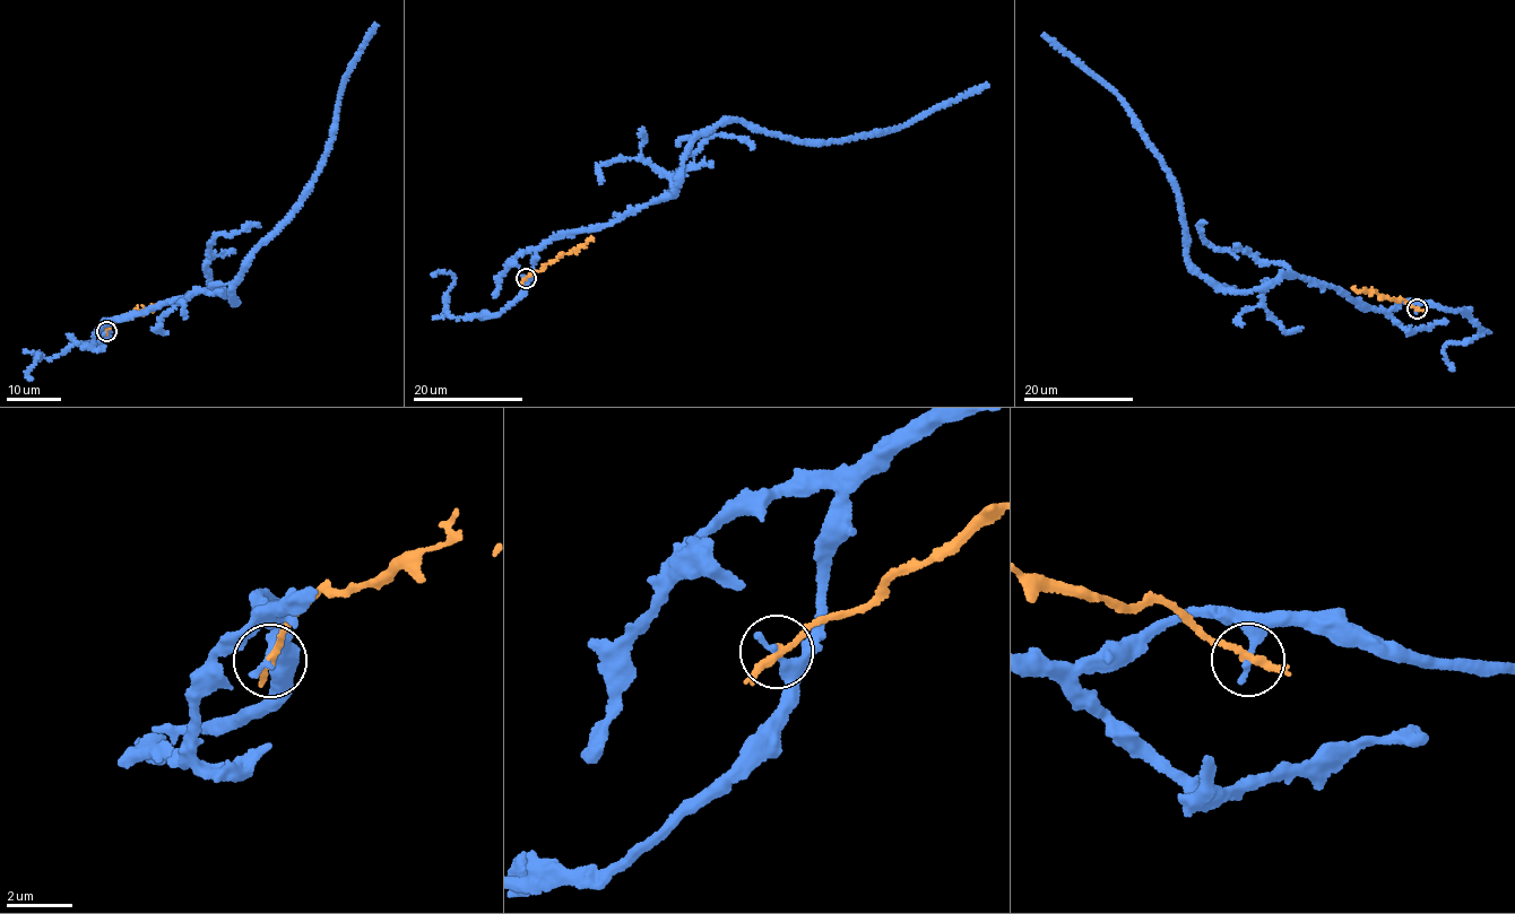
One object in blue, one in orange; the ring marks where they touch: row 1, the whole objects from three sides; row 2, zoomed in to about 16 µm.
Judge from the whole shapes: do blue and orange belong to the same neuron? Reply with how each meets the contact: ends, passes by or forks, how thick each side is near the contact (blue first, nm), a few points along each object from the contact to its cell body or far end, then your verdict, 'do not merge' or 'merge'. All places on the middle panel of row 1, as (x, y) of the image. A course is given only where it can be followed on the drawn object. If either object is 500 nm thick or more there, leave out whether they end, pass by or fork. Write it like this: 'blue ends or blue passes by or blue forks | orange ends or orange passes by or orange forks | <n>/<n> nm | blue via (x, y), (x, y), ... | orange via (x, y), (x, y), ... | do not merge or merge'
blue ends | orange ends | 280/280 nm | blue via (526, 278), (554, 238), (671, 198), (693, 140), (719, 124), (742, 122), (833, 144), (898, 129), (988, 85) | orange via (526, 278), (560, 255), (585, 246), (591, 235) | do not merge

